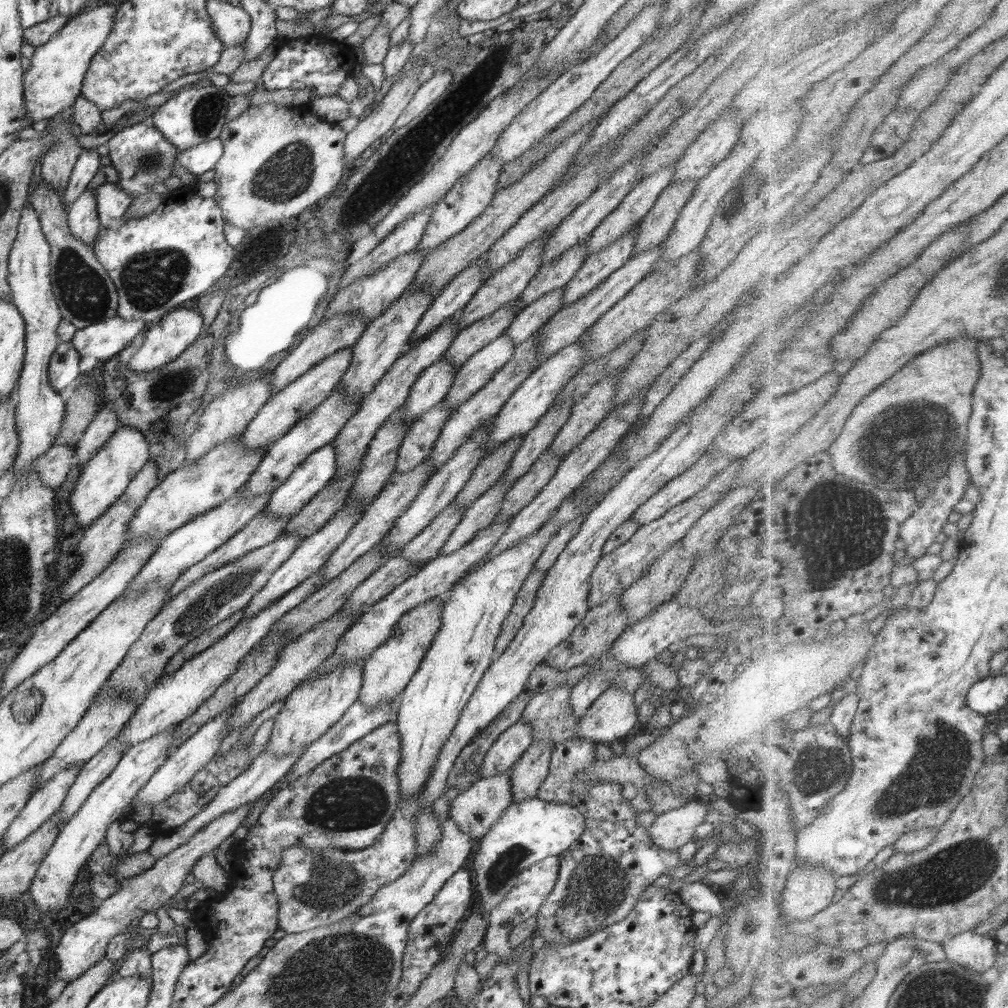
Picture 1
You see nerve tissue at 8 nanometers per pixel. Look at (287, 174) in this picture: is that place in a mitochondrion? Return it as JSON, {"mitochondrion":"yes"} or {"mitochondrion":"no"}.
{"mitochondrion":"yes"}

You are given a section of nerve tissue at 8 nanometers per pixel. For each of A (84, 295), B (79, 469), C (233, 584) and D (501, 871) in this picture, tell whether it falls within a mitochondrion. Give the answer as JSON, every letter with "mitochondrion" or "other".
{"A":"mitochondrion","B":"other","C":"mitochondrion","D":"mitochondrion"}

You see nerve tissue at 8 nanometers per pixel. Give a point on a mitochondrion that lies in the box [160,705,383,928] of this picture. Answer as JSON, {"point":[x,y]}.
{"point":[332,885]}

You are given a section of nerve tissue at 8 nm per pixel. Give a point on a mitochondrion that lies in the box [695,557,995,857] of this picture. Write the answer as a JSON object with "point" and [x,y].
{"point":[934,775]}

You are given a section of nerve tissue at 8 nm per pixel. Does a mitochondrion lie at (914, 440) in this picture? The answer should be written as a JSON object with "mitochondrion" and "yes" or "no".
{"mitochondrion":"yes"}

